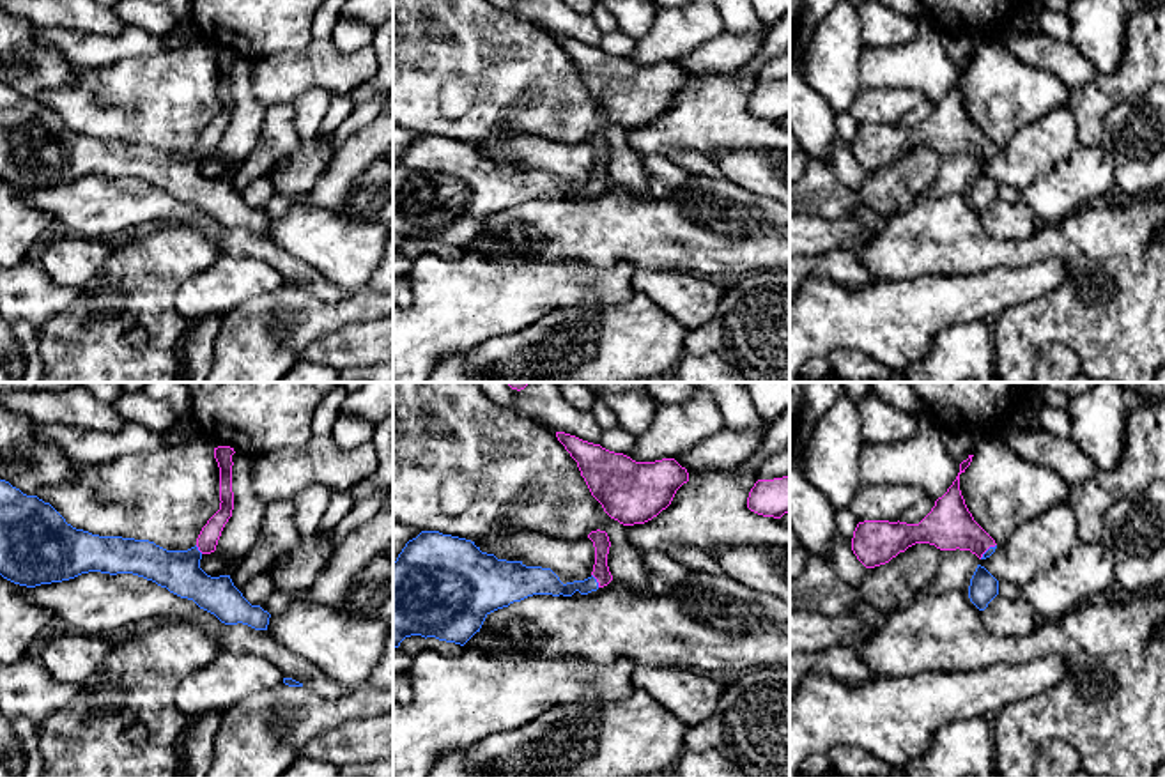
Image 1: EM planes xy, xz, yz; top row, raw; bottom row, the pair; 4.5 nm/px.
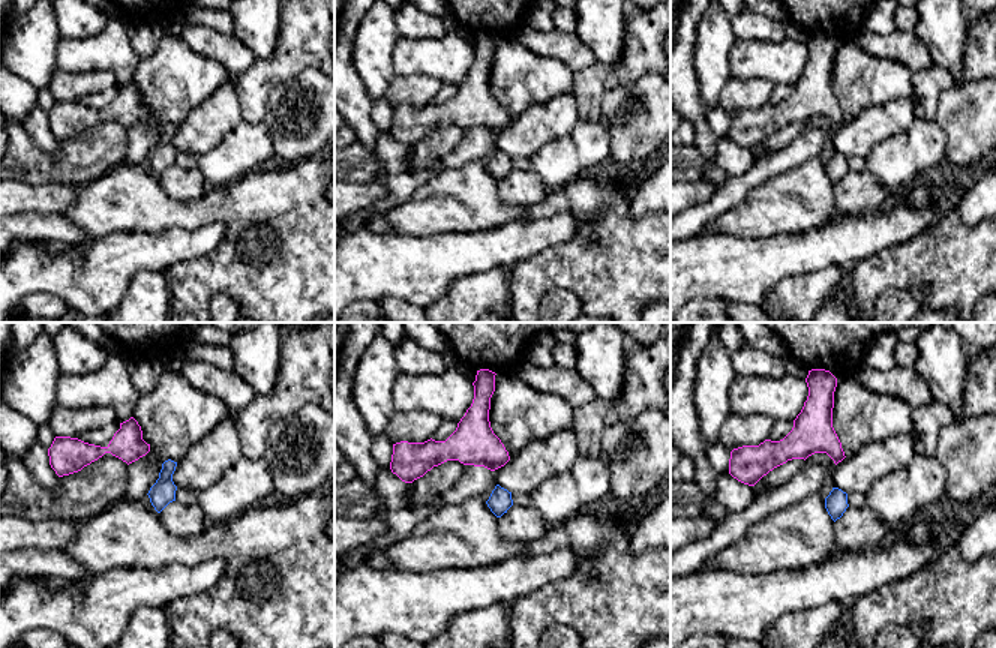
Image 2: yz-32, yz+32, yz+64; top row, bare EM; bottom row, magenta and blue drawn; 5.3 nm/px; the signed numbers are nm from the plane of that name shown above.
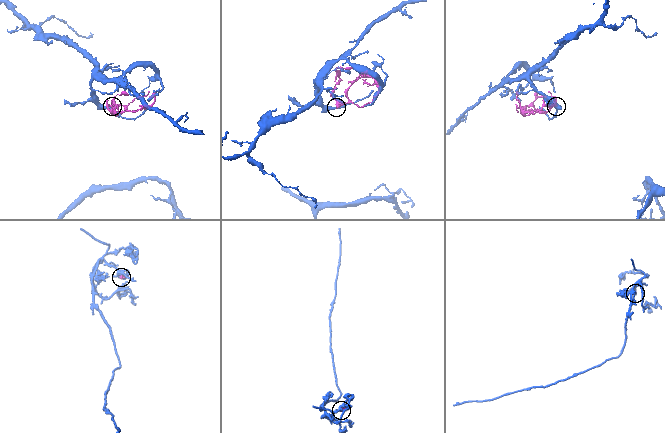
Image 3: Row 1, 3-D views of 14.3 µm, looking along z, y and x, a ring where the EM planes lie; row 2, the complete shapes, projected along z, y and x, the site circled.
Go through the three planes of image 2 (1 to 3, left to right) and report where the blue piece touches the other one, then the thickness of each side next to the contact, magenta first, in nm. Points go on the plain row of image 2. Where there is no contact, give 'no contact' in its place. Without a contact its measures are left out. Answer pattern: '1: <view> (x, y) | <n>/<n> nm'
1: no contact
2: no contact
3: no contact

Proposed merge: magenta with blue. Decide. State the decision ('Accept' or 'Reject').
Accept

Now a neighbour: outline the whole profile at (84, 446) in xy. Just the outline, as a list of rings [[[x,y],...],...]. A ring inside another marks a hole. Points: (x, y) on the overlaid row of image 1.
[[[124,423],[124,427],[119,432],[89,432],[76,430],[73,427],[37,425],[37,435],[46,442],[57,444],[80,464],[104,464],[131,453],[150,453],[166,448],[182,448],[198,437],[198,434],[195,434],[189,441],[172,446],[166,441],[165,434],[154,432],[138,423]]]

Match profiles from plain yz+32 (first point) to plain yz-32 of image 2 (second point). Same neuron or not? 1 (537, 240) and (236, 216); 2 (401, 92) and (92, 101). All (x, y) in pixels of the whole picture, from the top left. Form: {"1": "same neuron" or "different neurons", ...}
{"1": "different neurons", "2": "different neurons"}

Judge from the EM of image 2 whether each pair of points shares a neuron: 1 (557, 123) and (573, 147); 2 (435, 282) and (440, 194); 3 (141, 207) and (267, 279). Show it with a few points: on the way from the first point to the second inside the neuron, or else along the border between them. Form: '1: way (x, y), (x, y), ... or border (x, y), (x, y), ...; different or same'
1: border (578, 117), (567, 132), (548, 141), (534, 153); different
2: border (473, 230), (429, 236), (402, 234); different
3: way (192, 212), (279, 213), (282, 231); same

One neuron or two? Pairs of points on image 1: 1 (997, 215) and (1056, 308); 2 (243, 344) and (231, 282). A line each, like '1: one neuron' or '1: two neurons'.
1: two neurons
2: two neurons

